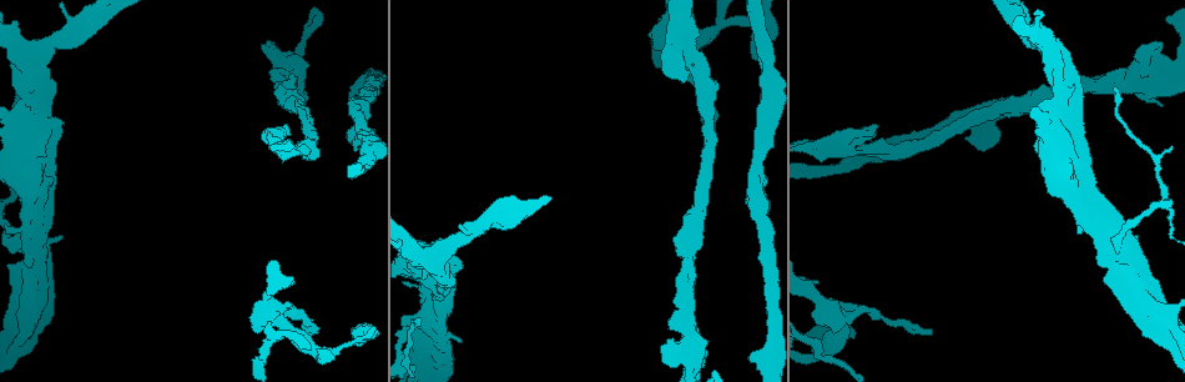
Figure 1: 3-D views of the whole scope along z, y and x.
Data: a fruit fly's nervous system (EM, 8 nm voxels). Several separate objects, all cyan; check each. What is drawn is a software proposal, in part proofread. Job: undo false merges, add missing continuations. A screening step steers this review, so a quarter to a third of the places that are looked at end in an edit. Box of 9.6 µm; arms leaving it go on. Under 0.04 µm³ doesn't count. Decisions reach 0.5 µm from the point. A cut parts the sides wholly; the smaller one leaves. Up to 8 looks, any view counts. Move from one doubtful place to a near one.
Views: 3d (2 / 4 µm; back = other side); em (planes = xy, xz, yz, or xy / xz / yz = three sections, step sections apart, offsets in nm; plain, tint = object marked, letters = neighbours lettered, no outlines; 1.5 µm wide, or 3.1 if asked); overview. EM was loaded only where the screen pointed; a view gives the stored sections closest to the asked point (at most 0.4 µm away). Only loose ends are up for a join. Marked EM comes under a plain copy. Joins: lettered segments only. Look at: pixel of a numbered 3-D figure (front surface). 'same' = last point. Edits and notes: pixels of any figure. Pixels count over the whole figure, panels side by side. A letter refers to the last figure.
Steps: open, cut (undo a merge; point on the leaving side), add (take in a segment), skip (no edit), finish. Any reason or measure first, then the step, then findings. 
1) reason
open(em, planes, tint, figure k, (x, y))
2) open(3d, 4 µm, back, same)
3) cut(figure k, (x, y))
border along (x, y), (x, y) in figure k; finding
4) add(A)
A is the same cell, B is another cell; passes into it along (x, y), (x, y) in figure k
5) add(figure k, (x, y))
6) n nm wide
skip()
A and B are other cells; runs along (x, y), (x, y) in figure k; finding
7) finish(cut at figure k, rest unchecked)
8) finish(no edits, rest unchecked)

tapers out
open(em, planes, letters, figure 1, (853, 329))

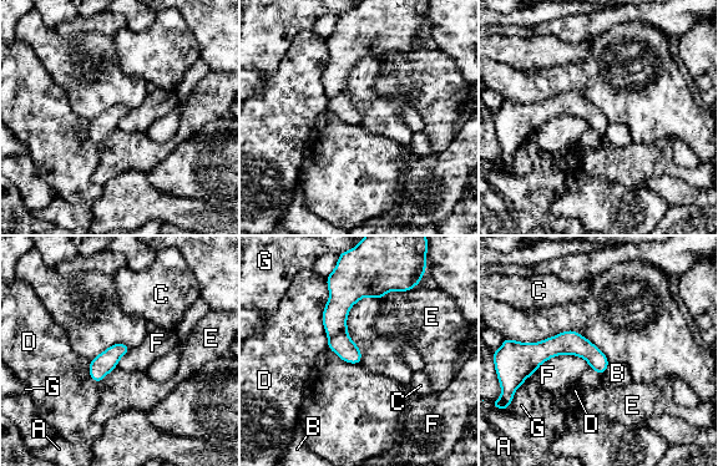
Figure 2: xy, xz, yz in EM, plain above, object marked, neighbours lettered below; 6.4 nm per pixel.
skip()
A, B, C, D, E, F and G are other cells; border along (369, 295), (347, 319), (360, 363) in figure 2; none of them fits

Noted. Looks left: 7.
free end
open(3d, 4 µm, figure 1, (686, 80))

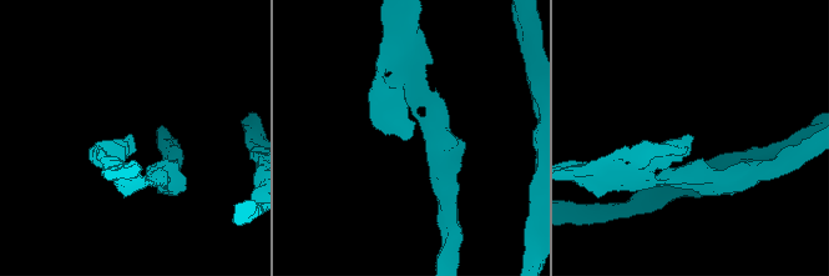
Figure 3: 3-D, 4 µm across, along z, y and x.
need the tissue
open(em, xz, step 4, letters, figure 3, (131, 136))

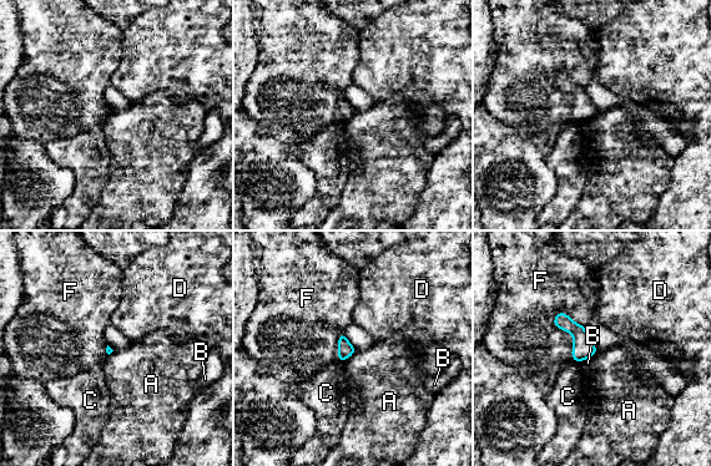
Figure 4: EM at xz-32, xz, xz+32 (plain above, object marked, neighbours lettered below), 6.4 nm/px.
F touches over 340 nm
skip()
A, B, C, D and F are other cells; border along (357, 350), (342, 361) in figure 4; none of them fits

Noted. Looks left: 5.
free end
open(em, planes, letters, figure 1, (418, 317))

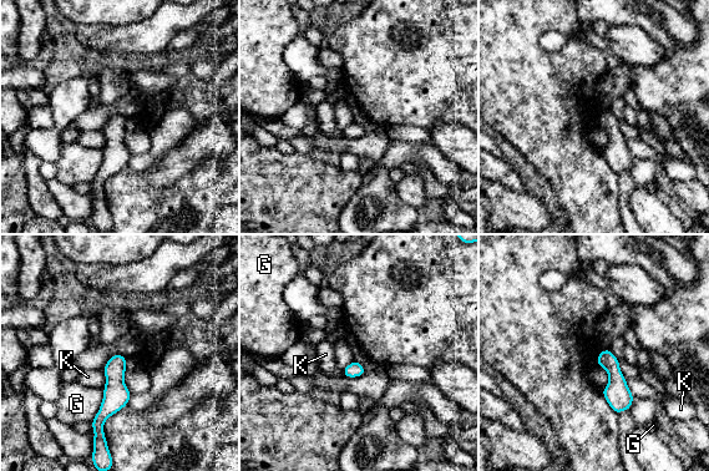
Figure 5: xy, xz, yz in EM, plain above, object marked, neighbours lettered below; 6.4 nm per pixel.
100 nm wide
skip()
G and K are other cells; no lettered segment goes on from it

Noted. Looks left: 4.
finish(no edits, rest unchecked)

